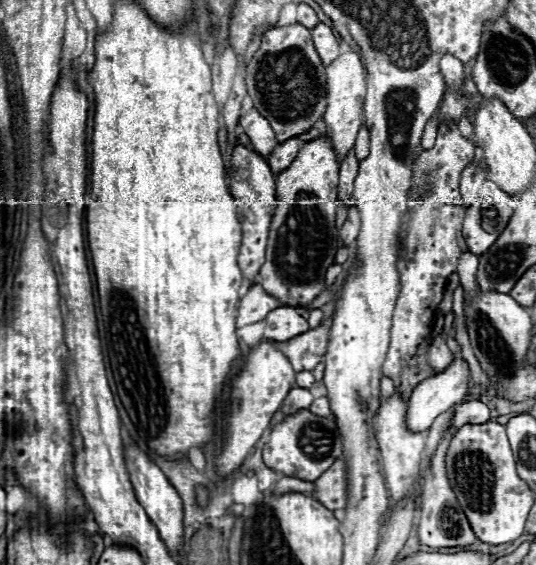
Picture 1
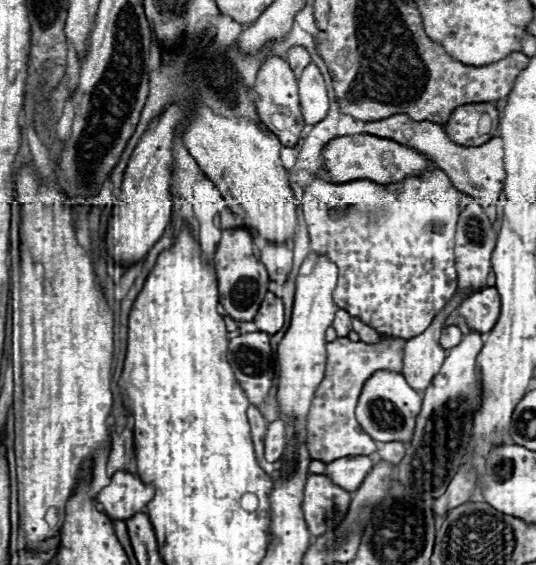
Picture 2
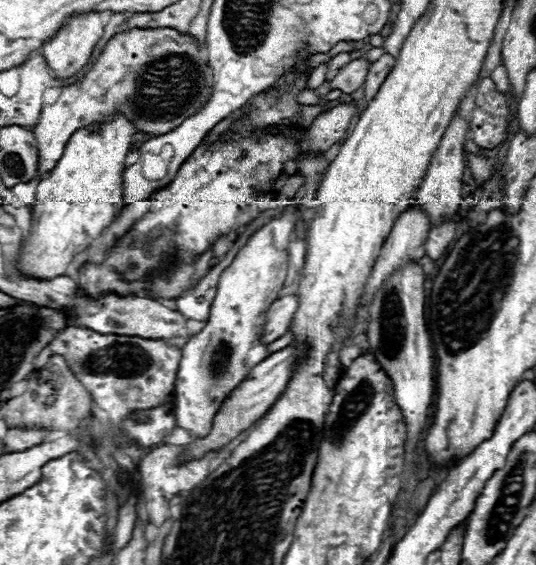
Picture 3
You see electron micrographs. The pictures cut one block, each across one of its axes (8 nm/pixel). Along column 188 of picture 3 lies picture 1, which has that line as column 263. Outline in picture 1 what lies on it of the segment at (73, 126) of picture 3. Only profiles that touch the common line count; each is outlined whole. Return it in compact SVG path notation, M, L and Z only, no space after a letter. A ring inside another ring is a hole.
M290 24L290 26L270 28L268 32L264 32L258 52L246 66L246 86L254 102L254 108L270 122L278 142L284 142L286 138L294 138L310 130L314 122L324 116L324 110L326 110L326 100L324 100L326 98L326 72L324 72L324 64L318 52L314 50L310 30L304 28L302 24Z

